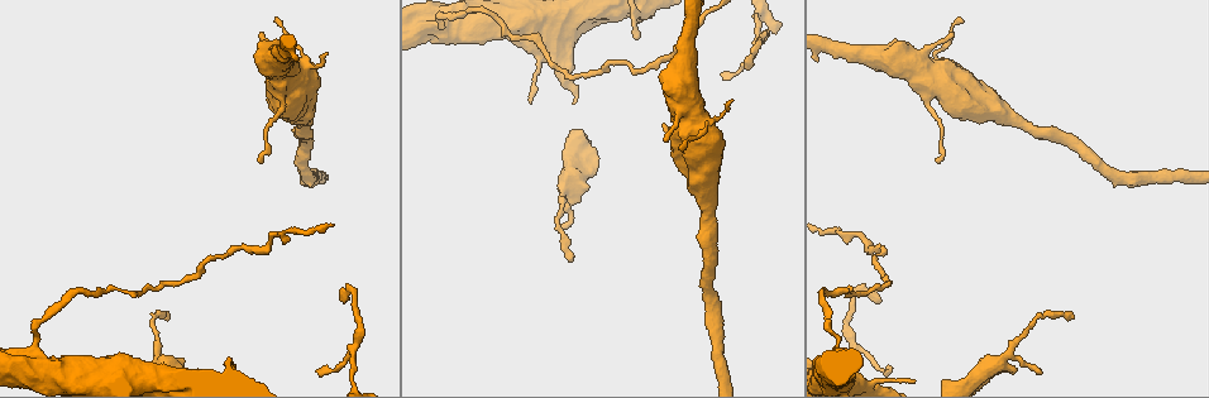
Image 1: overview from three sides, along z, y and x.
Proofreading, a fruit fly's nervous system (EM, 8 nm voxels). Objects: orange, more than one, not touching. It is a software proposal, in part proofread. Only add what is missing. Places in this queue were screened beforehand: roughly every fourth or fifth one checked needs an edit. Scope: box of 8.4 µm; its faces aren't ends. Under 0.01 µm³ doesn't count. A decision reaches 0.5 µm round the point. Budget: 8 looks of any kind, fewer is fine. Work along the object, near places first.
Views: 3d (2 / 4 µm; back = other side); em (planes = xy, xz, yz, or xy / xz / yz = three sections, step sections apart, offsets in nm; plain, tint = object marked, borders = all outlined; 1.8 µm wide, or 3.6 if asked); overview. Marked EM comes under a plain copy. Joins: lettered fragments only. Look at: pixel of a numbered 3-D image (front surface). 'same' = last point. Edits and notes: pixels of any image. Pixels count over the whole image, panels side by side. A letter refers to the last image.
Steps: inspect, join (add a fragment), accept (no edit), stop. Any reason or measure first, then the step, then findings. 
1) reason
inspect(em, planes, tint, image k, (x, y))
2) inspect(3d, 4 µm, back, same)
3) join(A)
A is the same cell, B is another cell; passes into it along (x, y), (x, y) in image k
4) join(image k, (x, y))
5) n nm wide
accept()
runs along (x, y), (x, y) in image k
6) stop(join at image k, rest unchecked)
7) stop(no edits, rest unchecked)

calibre changes
inspect(3d, 2 µm, image 1, (566, 181))

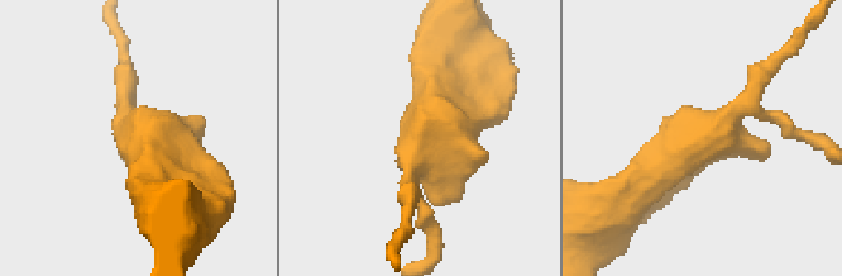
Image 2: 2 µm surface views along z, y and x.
inspect(em, 3.6 µm, yz, step 16, tint, image 2, (419, 145))

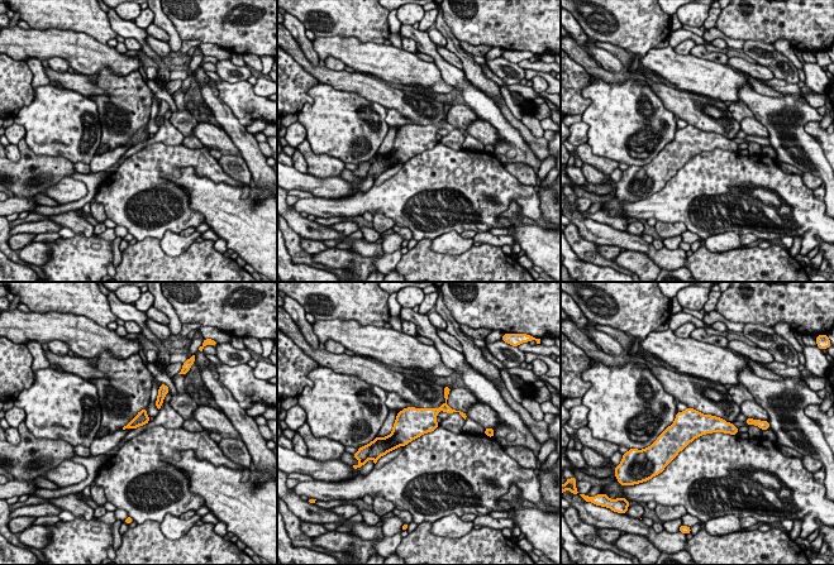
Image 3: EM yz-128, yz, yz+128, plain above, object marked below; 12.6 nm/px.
cut it another way
inspect(em, 3.6 µm, planes, borders, same)

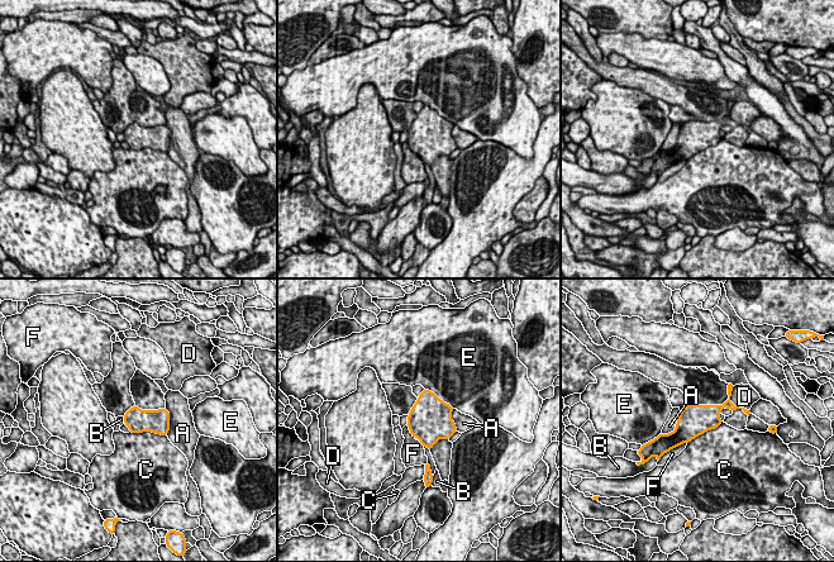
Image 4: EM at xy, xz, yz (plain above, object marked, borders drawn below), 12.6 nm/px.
300 nm wide
accept()
A, B, C, D, E and F are other cells; border along (686, 442), (670, 449) in image 4; none of them fits

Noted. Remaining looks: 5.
tapers out
inspect(3d, 2 µm, image 1, (637, 35))

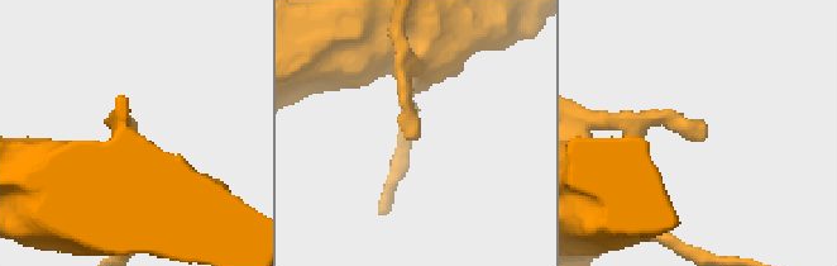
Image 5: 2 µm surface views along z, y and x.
need the tissue
inspect(em, xz, step 4, borders, image 5, (416, 132))

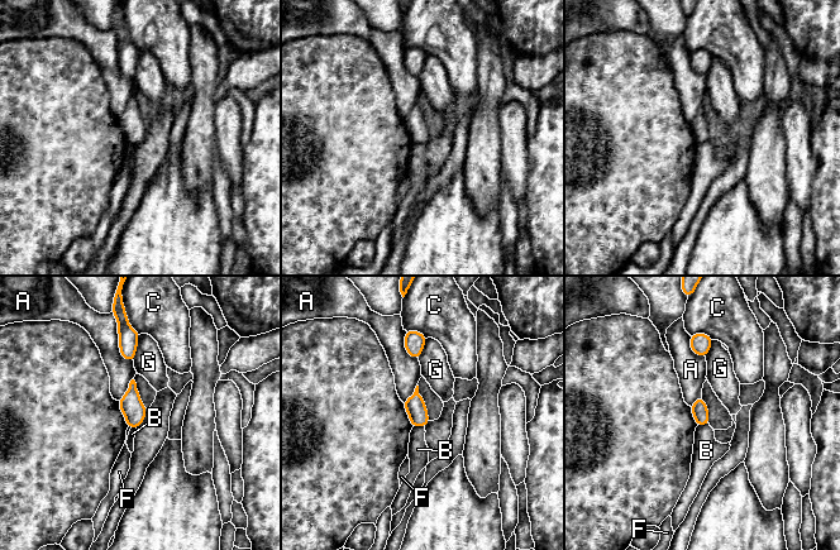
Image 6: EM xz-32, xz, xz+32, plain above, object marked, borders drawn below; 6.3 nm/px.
inspect(em, planes, borders, same)

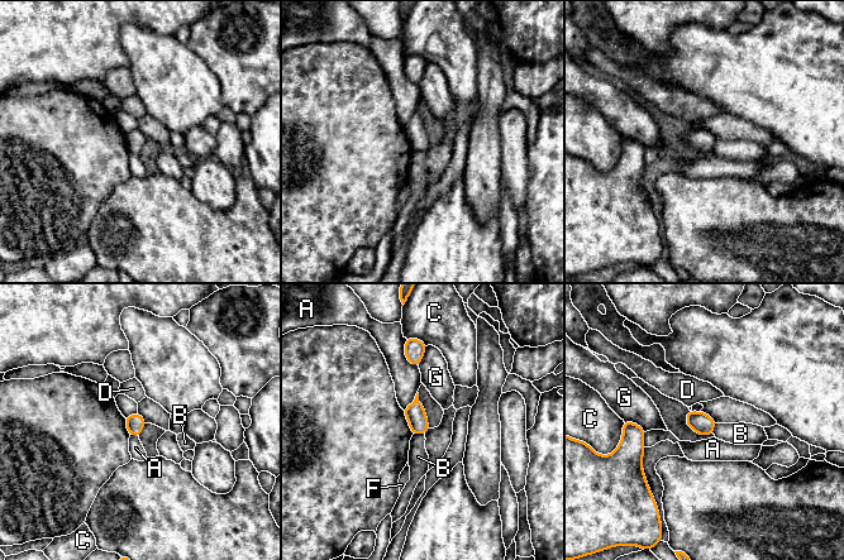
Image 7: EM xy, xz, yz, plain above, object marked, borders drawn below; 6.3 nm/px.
accept()
A, B, C, D, F and G are other cells; border along (413, 434), (424, 435) in image 7; no lettered fragment goes on from it

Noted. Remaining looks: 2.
abrupt turn
inspect(em, xy, step 16, borders, image 1, (851, 302))

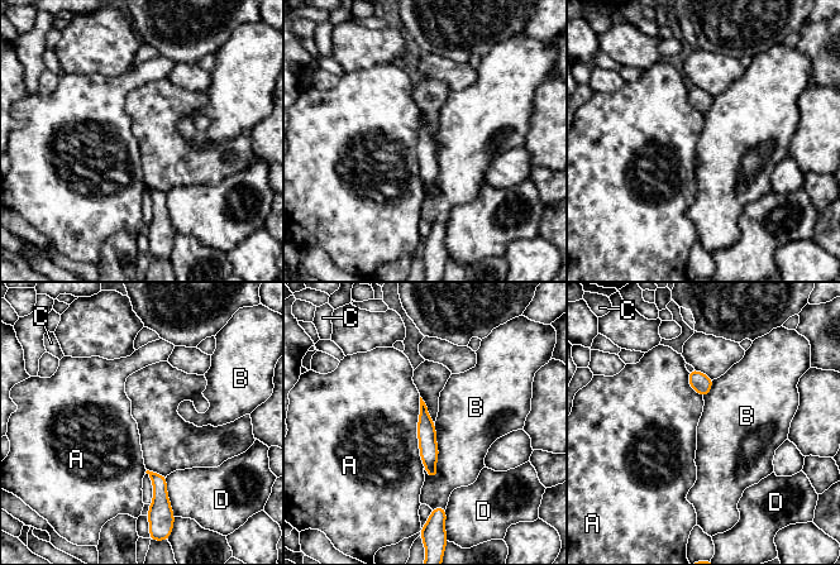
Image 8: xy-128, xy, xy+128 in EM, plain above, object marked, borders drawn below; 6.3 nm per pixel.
accept()
A, B, C and D are other cells; runs along (423, 407), (429, 464), (435, 474) in image 8; none of them fits

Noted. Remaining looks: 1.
stop(no edits, rest unchecked)

